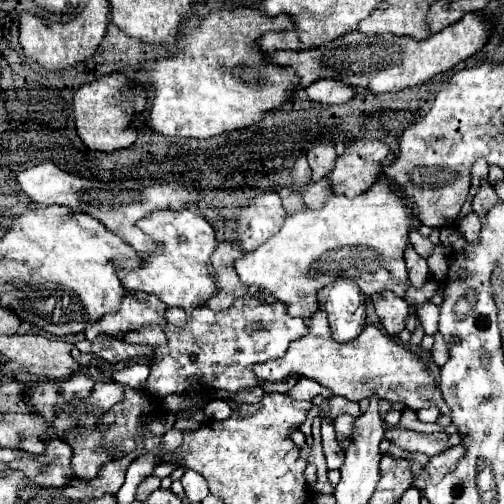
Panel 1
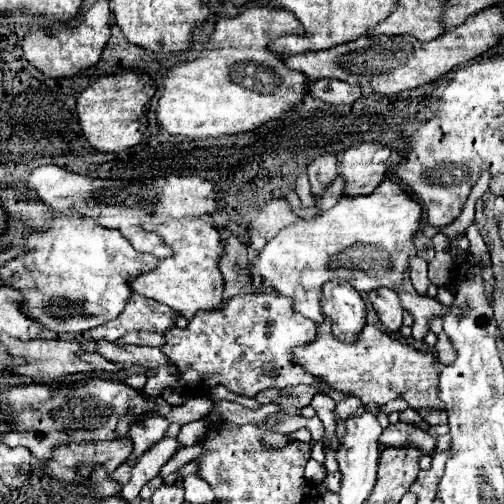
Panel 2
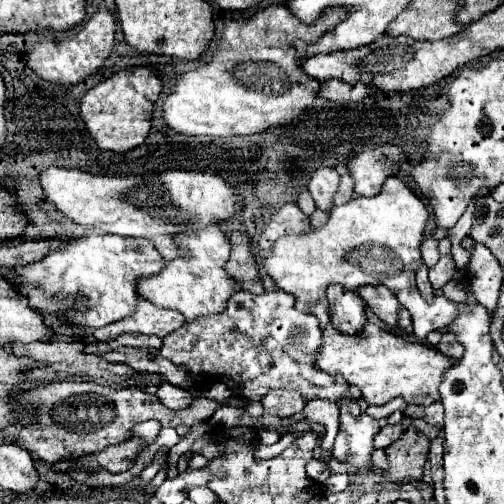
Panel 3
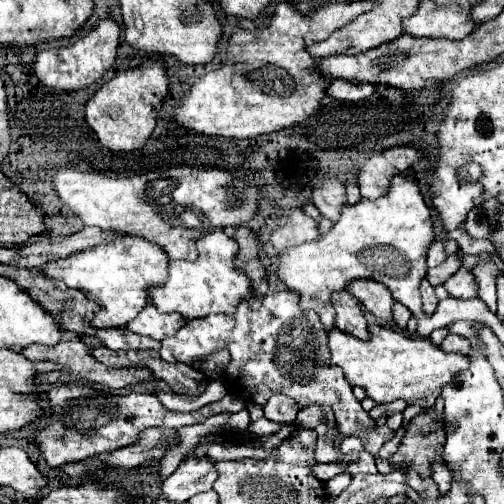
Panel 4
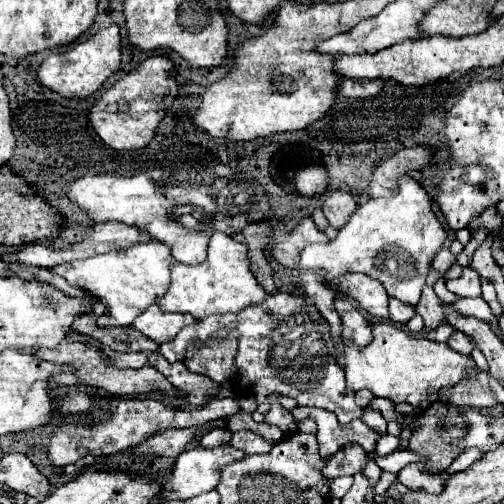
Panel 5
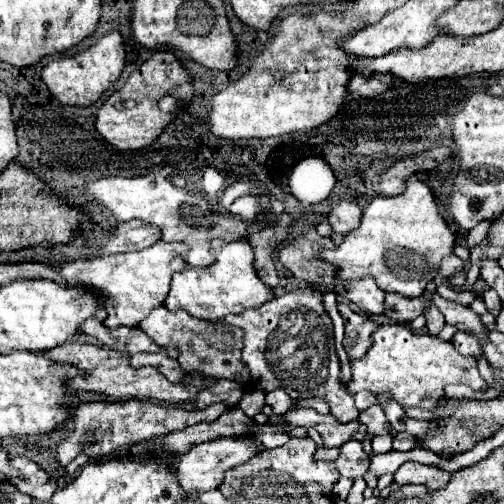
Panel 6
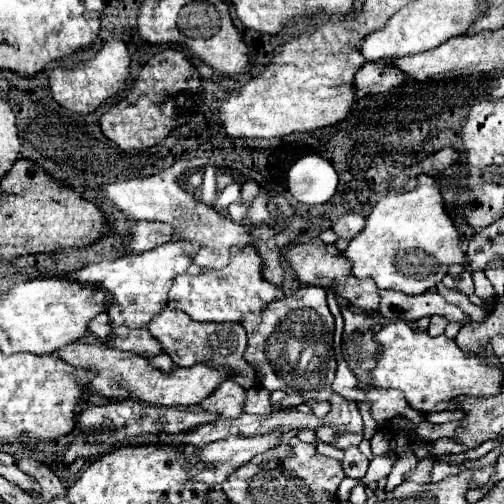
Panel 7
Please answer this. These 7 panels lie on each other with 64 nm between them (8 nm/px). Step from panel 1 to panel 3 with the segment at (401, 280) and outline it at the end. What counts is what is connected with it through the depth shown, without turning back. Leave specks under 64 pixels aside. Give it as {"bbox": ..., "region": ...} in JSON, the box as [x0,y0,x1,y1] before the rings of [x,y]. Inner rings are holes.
{"bbox":[262,176,468,342],"region":[[[396,176],[388,178],[380,190],[380,194],[372,196],[372,198],[364,198],[364,196],[354,196],[350,202],[332,208],[332,212],[328,214],[328,222],[320,228],[310,228],[304,234],[288,234],[282,236],[274,242],[274,246],[270,248],[270,252],[266,254],[266,258],[262,260],[262,266],[266,270],[266,274],[276,282],[276,286],[288,294],[294,294],[296,298],[296,308],[300,312],[312,314],[316,318],[328,318],[328,312],[324,310],[324,292],[328,284],[344,284],[344,276],[348,276],[352,272],[352,264],[364,264],[364,286],[378,286],[384,284],[386,288],[390,288],[398,302],[408,310],[412,316],[412,324],[414,324],[414,336],[422,342],[426,340],[426,334],[432,330],[438,330],[442,326],[448,324],[448,320],[456,319],[460,314],[468,314],[468,306],[464,303],[448,302],[444,296],[436,296],[436,300],[426,302],[414,282],[414,272],[420,268],[422,258],[420,258],[420,242],[422,242],[422,234],[426,228],[426,220],[428,220],[428,210],[426,206],[420,202],[420,198]]]}

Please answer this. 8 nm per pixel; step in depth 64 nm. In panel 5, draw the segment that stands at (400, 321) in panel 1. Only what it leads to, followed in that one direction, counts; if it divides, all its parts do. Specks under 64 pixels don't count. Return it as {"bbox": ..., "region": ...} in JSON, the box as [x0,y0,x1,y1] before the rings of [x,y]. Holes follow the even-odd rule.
{"bbox":[338,276,388,318],"region":[[[346,276],[338,282],[340,294],[354,298],[368,314],[388,318],[388,292],[386,288],[368,276]]]}

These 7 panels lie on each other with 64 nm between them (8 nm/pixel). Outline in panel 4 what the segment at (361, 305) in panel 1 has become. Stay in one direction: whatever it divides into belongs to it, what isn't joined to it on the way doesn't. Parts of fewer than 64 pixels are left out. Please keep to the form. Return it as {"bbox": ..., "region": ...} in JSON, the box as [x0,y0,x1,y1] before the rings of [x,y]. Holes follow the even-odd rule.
{"bbox":[332,292,368,340],"region":[[[332,292],[332,304],[336,308],[336,328],[342,332],[348,332],[360,340],[368,340],[368,330],[366,330],[366,318],[362,314],[360,302],[348,292]]]}

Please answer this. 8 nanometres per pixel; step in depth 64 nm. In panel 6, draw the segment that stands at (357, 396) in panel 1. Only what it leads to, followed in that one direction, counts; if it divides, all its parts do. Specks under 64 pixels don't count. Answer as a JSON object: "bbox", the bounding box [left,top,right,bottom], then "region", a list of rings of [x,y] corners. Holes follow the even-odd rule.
{"bbox":[346,324,488,410],"region":[[[386,324],[374,332],[370,350],[360,360],[350,360],[352,380],[346,384],[352,394],[370,390],[376,396],[388,394],[400,406],[420,406],[432,410],[444,396],[448,384],[468,384],[474,390],[486,390],[488,384],[478,374],[476,358],[466,358],[456,352],[450,342],[430,334],[412,334],[404,324]]]}

